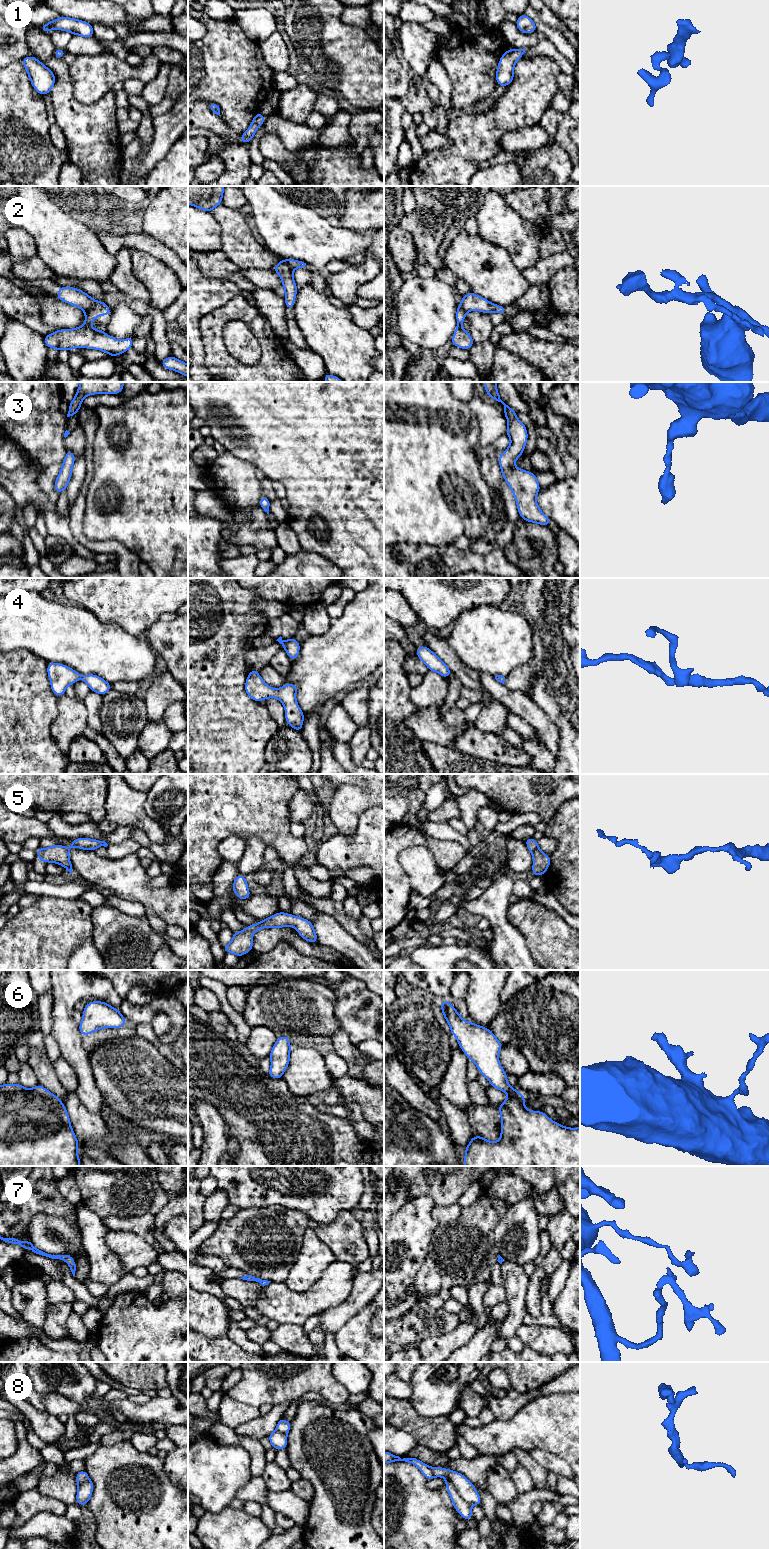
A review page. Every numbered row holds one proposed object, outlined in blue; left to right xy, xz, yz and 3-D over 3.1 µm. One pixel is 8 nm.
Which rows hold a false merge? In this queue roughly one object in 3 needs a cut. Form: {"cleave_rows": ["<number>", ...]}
{"cleave_rows": ["2", "8"]}

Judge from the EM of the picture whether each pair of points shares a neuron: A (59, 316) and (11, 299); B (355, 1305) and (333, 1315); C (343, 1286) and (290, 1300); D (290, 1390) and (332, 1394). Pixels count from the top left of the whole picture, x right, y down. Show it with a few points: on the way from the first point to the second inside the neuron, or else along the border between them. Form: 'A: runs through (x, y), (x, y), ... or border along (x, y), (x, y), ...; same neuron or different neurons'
A: border along (35, 299), (41, 319), (55, 327); different neurons
B: runs through (350, 1307), (338, 1315); same neuron
C: runs through (330, 1290), (315, 1300), (303, 1300); same neuron
D: runs through (300, 1385), (322, 1385); same neuron

